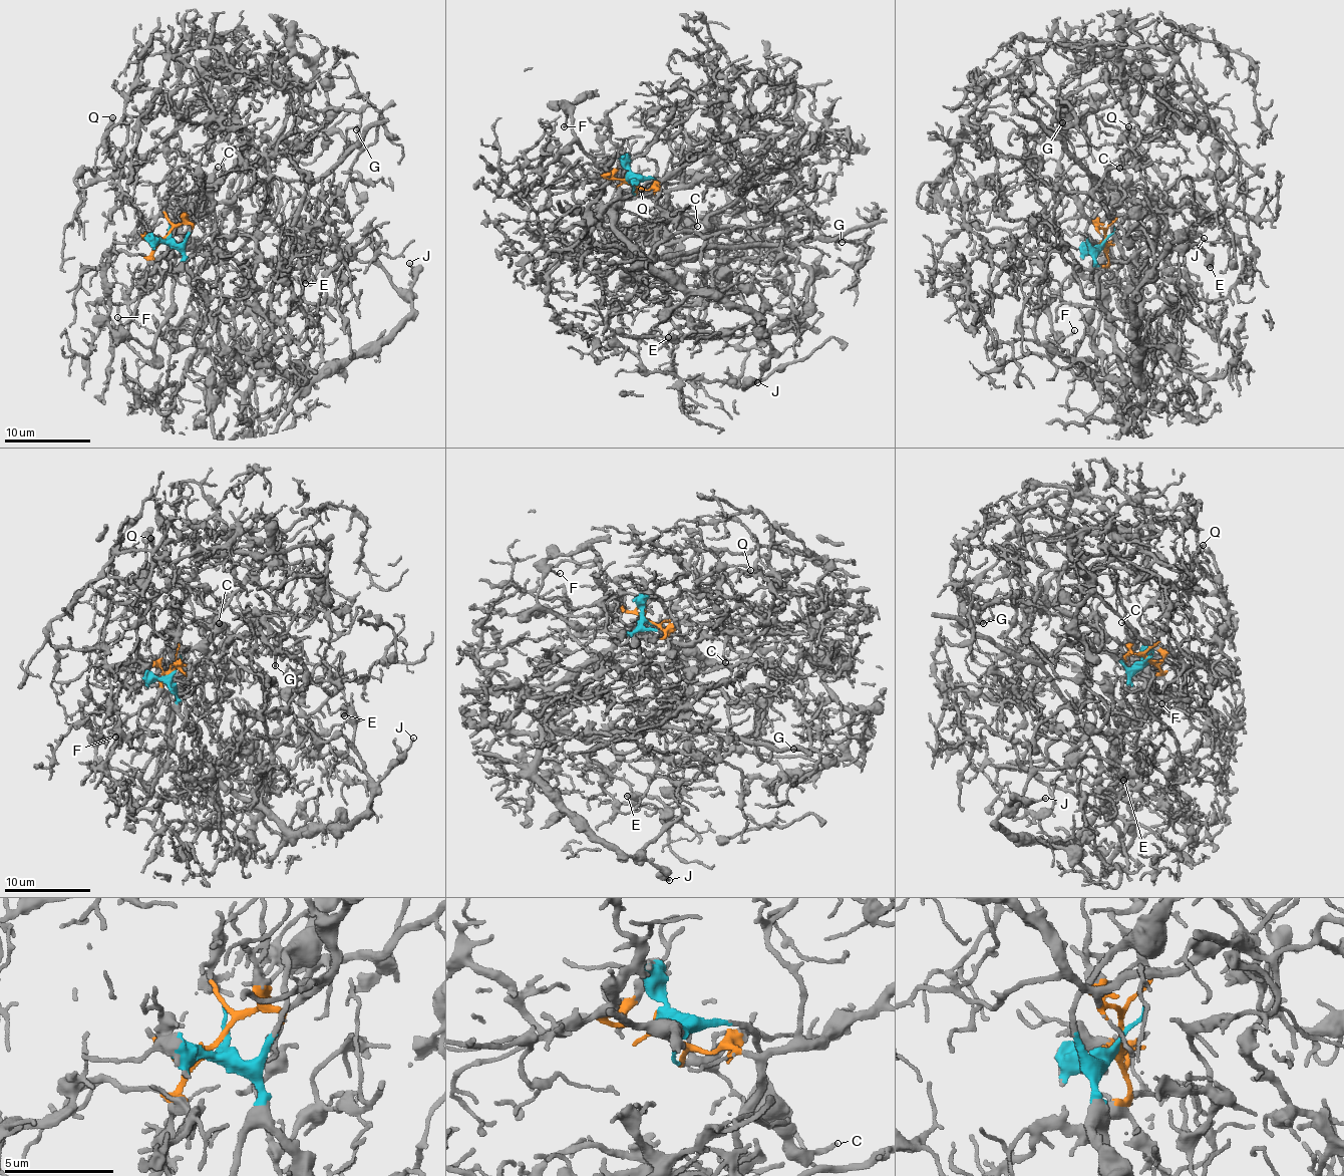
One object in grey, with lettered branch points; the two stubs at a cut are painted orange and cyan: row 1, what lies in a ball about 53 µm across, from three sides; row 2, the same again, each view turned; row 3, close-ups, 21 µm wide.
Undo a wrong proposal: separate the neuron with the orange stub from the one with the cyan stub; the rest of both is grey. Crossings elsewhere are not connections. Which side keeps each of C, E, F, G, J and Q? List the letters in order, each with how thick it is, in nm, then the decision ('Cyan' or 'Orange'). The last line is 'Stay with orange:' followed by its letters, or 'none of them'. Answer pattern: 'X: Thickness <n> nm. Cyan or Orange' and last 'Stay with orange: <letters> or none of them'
C: Thickness 220 nm. Cyan
E: Thickness 550 nm. Cyan
F: Thickness 140 nm. Cyan
G: Thickness 110 nm. Orange
J: Thickness 150 nm. Cyan
Q: Thickness 130 nm. Orange
Stay with orange: G, Q

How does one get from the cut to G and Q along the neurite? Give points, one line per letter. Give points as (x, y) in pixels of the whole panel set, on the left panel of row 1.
G: (168, 235), (207, 214), (218, 182), (248, 153), (294, 136), (300, 118), (342, 108), (358, 112), (356, 129)
Q: (168, 235), (204, 214), (201, 205), (176, 201), (150, 227), (142, 225), (115, 189), (107, 132), (113, 116)

